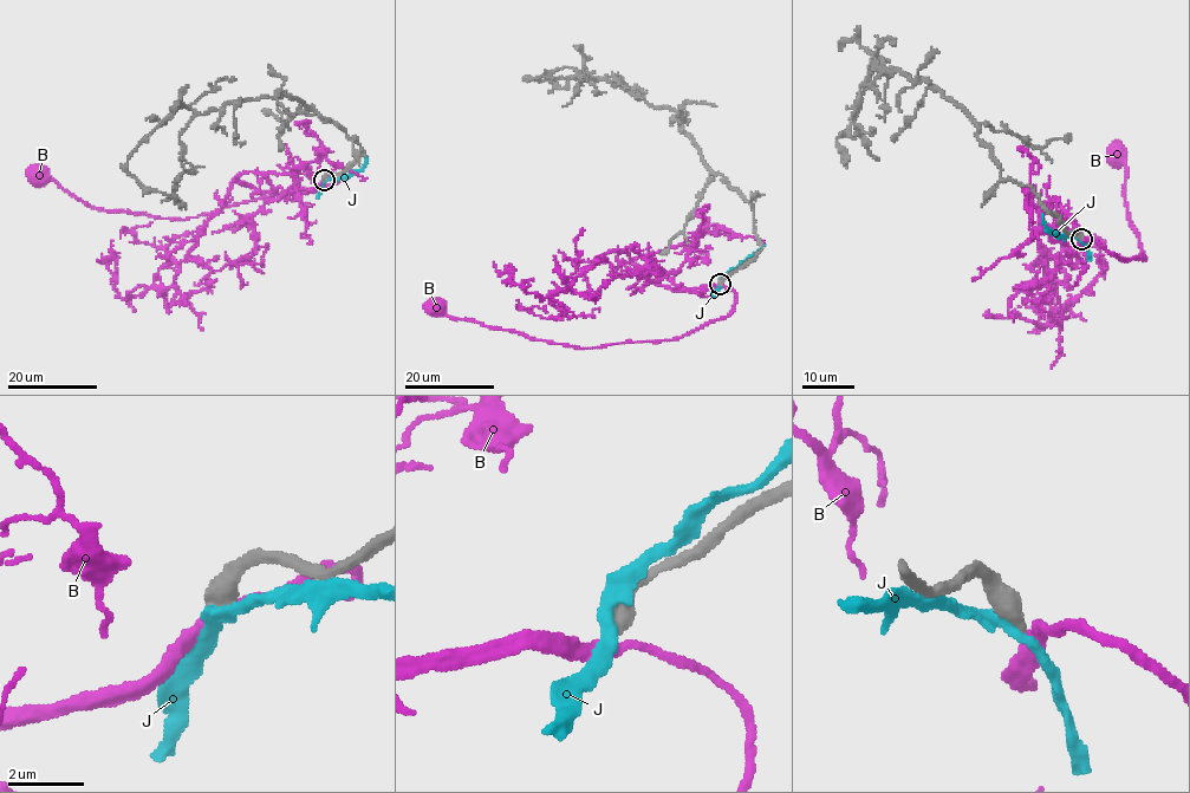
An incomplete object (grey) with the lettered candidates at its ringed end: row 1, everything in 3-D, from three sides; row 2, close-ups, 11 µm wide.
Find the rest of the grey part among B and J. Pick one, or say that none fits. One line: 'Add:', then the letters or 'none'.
Add: B

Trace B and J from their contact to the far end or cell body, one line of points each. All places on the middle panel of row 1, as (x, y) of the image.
B: (720, 285), (735, 296), (724, 317), (672, 339), (586, 349), (448, 317), (440, 303), (436, 305)
J: (720, 283), (763, 244)

